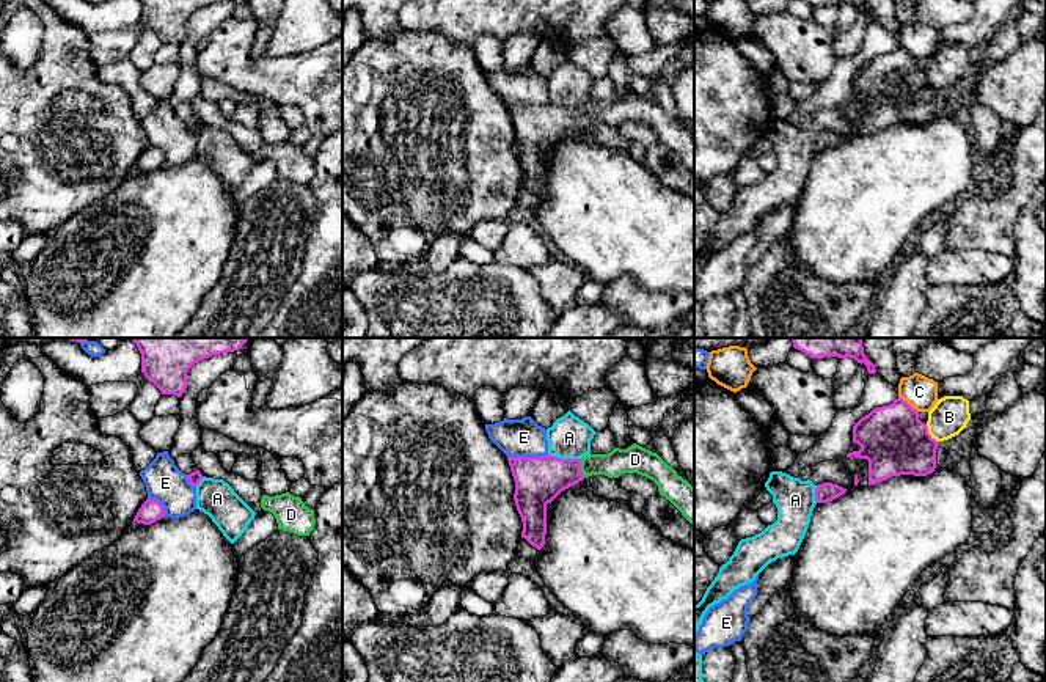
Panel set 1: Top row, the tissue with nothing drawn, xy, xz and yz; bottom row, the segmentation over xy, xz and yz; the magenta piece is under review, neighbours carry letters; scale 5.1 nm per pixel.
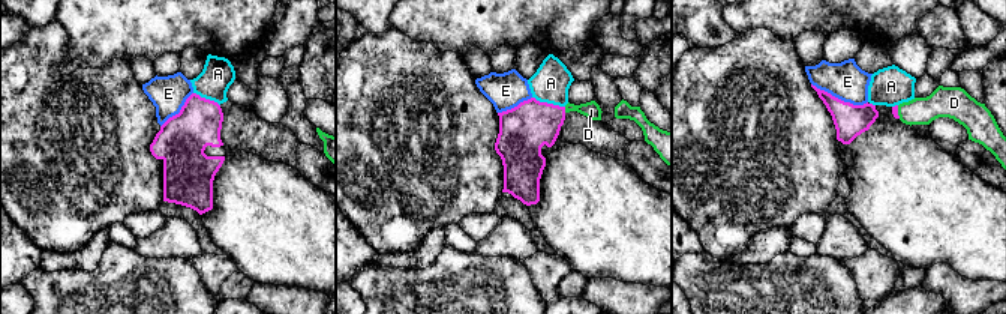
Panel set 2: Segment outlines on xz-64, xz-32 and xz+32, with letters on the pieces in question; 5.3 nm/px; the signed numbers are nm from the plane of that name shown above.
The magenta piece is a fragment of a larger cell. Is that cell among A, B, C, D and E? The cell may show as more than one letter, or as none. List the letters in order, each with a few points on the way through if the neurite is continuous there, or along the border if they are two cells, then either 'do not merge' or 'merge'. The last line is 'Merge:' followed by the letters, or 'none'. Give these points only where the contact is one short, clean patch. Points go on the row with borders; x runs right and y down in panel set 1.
A: along xz (548, 453), (558, 458), (580, 459) | do not merge
B: do not merge
C: do not merge
D: across xz (539, 480), (580, 469), (619, 461) | merge
E: do not merge
Merge: D

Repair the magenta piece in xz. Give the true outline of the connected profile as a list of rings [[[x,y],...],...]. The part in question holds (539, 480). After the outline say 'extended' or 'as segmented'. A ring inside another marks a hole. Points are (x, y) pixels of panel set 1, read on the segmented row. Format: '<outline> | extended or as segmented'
[[[636,443],[627,449],[614,448],[608,454],[587,454],[581,459],[547,454],[507,457],[507,460],[515,481],[515,506],[523,522],[521,537],[537,550],[545,544],[547,504],[562,490],[592,475],[619,478],[624,473],[638,473],[652,479],[660,495],[669,500],[694,526],[694,487],[656,453]]] | extended

